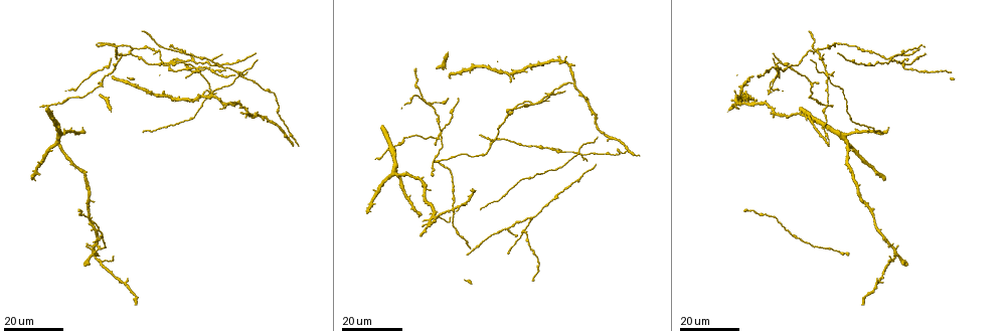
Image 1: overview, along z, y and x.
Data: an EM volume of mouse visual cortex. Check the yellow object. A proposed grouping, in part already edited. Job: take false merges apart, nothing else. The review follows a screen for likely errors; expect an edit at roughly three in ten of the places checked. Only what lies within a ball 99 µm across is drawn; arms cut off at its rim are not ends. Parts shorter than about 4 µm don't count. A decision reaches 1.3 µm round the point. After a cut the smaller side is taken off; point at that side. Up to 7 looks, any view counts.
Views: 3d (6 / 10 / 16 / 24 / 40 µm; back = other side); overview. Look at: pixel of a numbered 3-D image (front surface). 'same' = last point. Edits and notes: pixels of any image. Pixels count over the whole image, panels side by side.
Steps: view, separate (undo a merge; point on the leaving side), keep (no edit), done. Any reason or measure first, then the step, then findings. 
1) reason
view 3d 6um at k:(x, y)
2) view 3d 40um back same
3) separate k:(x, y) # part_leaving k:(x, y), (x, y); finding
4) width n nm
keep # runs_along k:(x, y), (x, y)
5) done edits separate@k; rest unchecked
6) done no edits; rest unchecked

two arms in line, one across
view 3d 16um at 1:(632, 152)

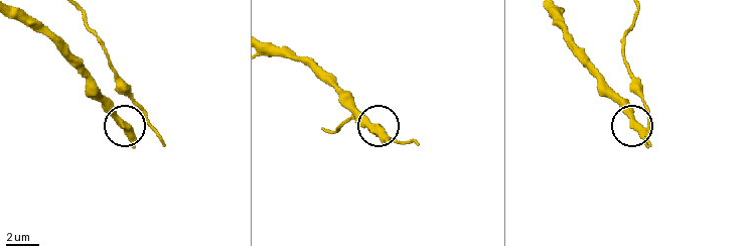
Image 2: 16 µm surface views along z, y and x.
closer look
view 3d 6um at 2:(383, 135)

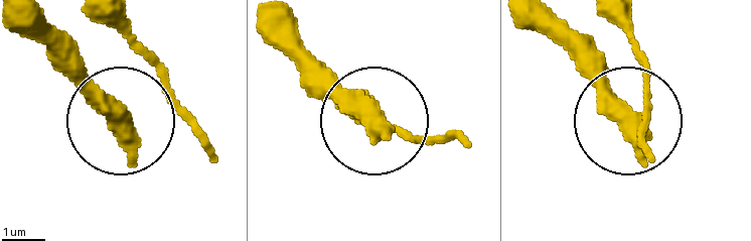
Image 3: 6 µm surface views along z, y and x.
arms 3
keep # runs_along 3:(13, 17), (111, 115), (175, 108), (204, 133); continuous, no second cell

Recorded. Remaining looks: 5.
three arms meet
view 3d 16um at 1:(496, 137)

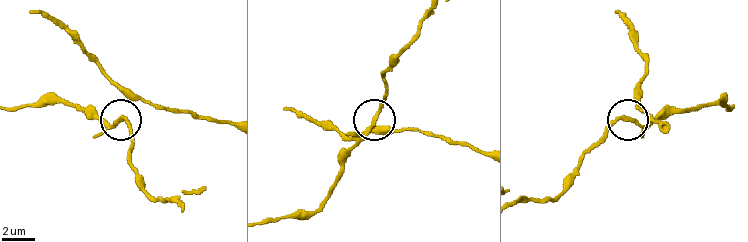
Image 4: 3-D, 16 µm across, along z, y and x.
view 3d 10um at 4:(119, 120)

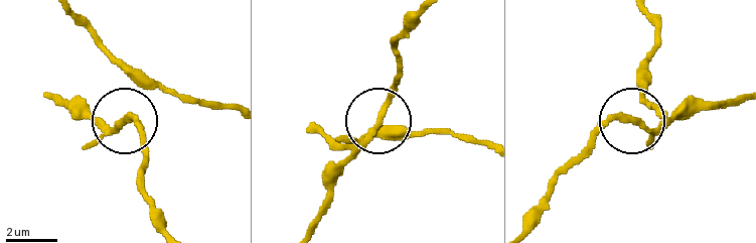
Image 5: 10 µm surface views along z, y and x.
arms 3
keep # continuous, no second cell

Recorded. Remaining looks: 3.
a fork
view 3d 24um at 1:(192, 62)

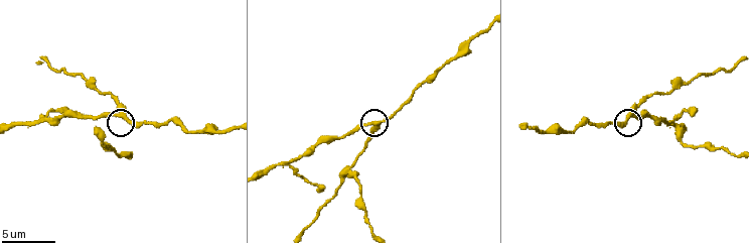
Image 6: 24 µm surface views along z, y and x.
view 3d 10um at 6:(631, 113)

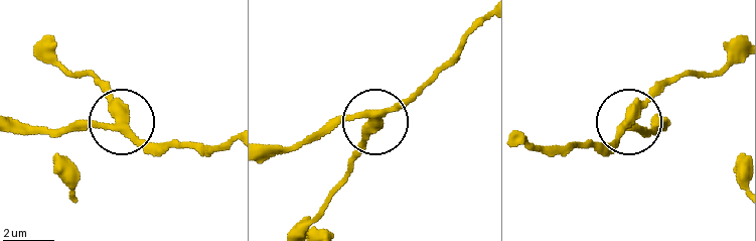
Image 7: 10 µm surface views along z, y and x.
width 320 nm
keep # runs_along 7:(270, 153), (366, 117), (369, 141), (349, 164); one cell here

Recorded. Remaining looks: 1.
done no edits; rest unchecked

